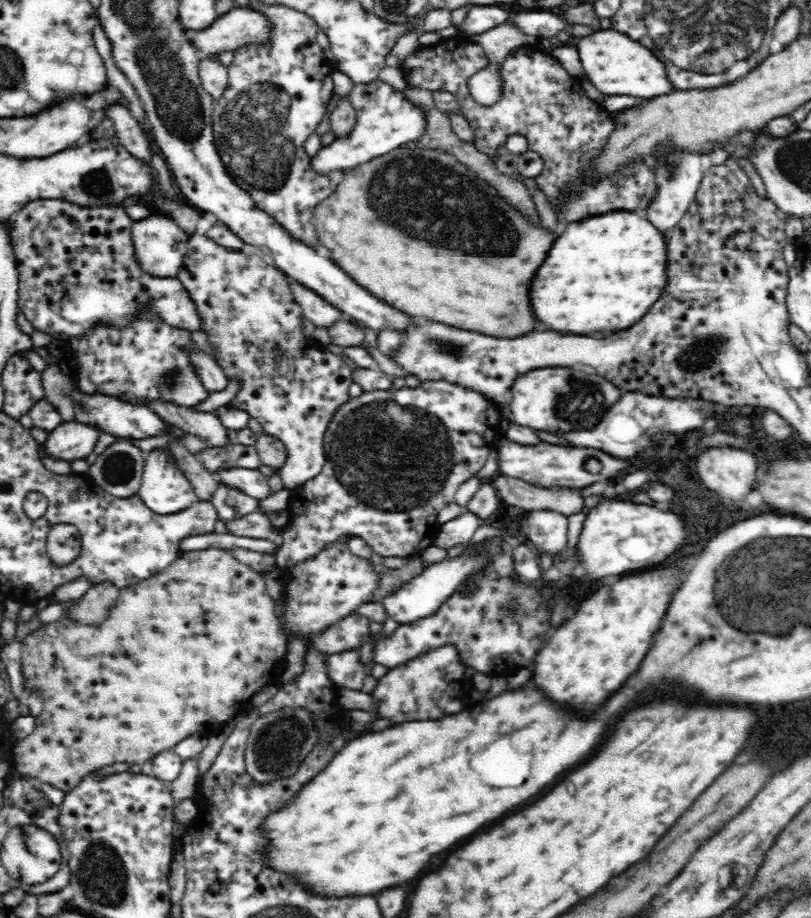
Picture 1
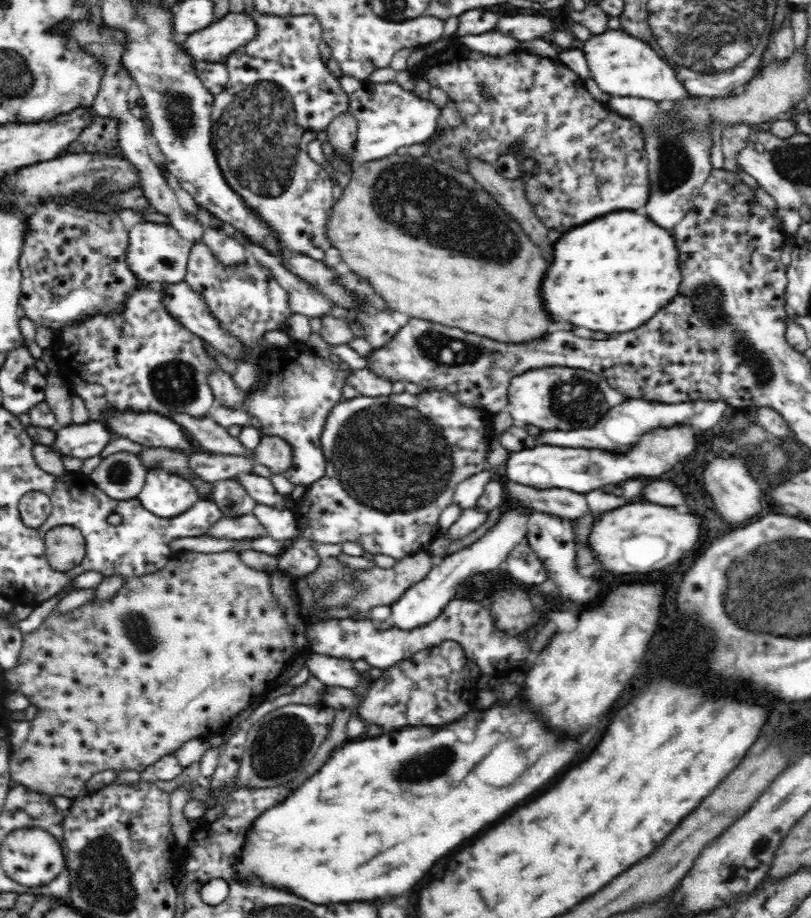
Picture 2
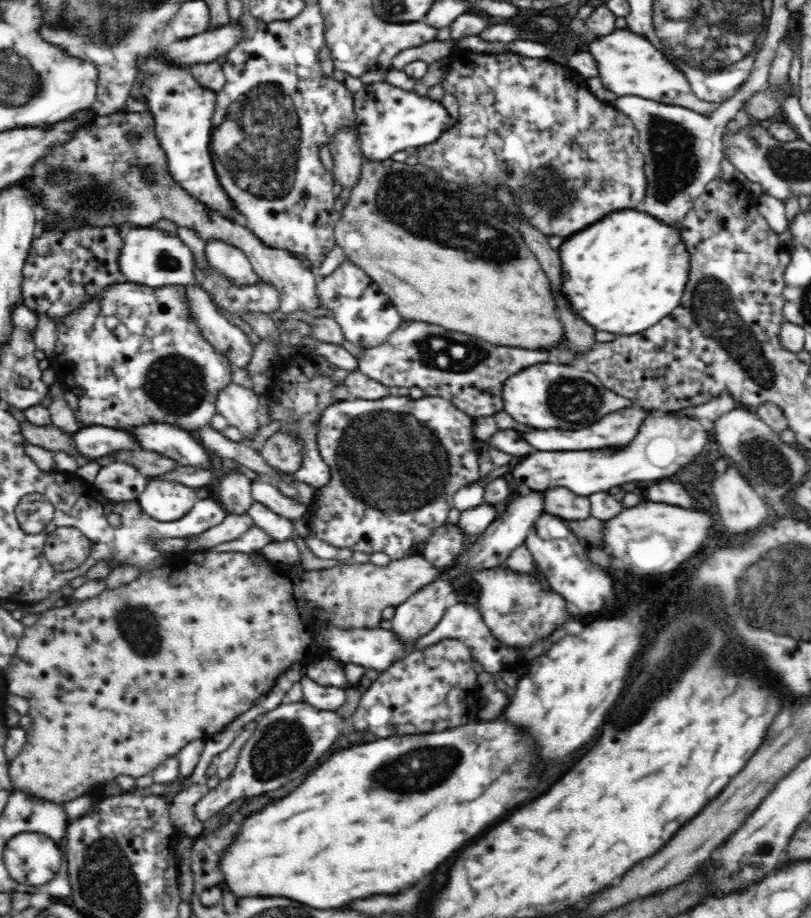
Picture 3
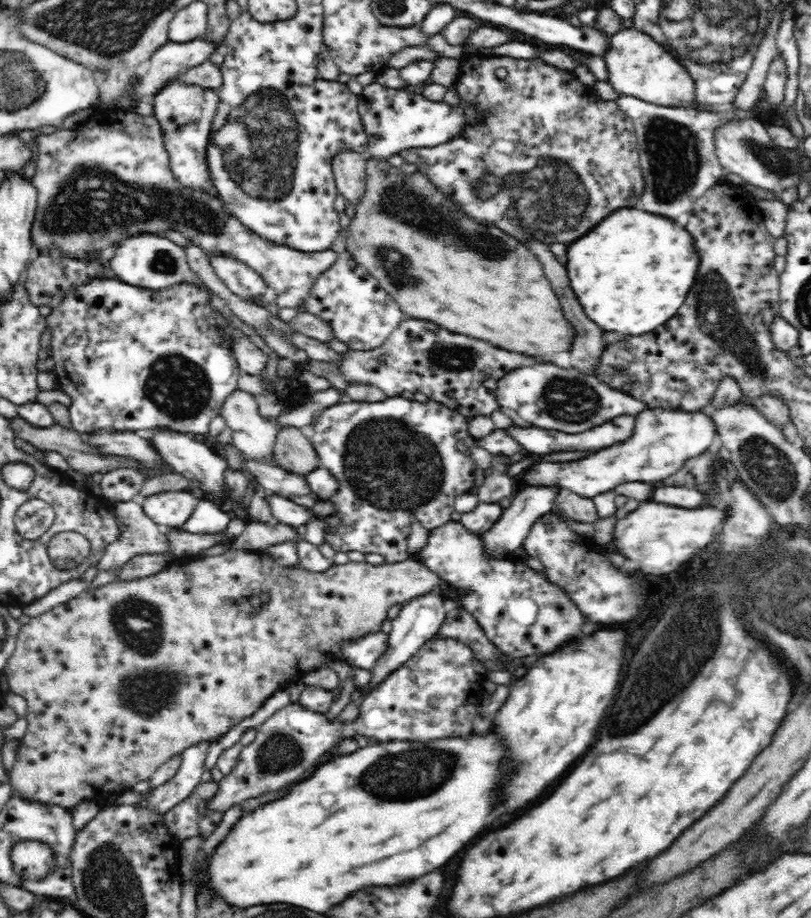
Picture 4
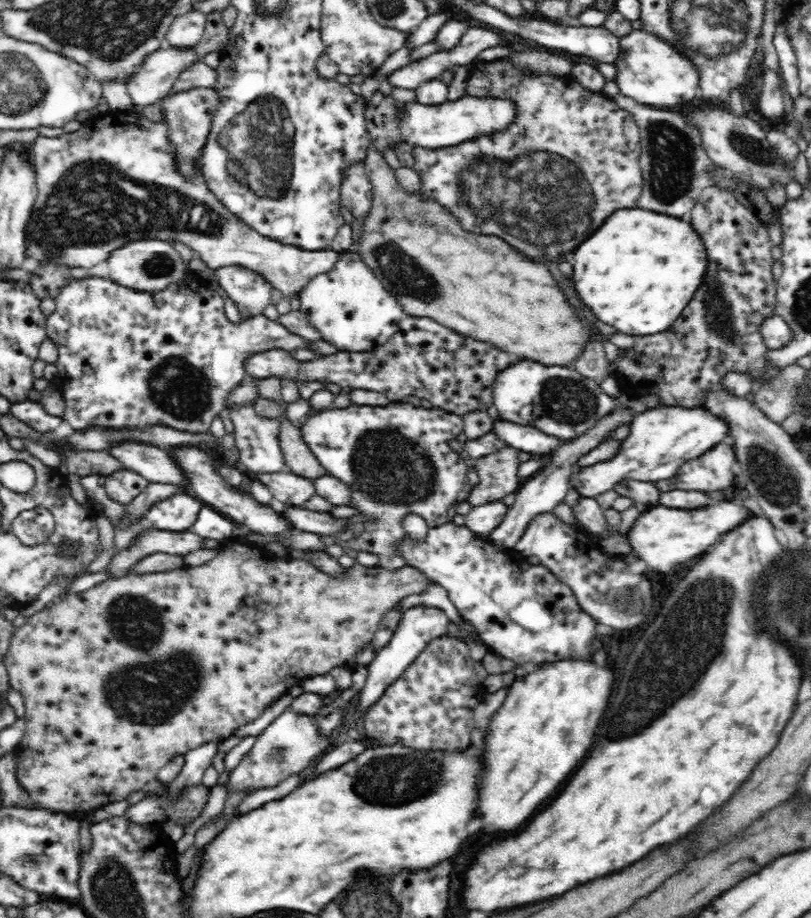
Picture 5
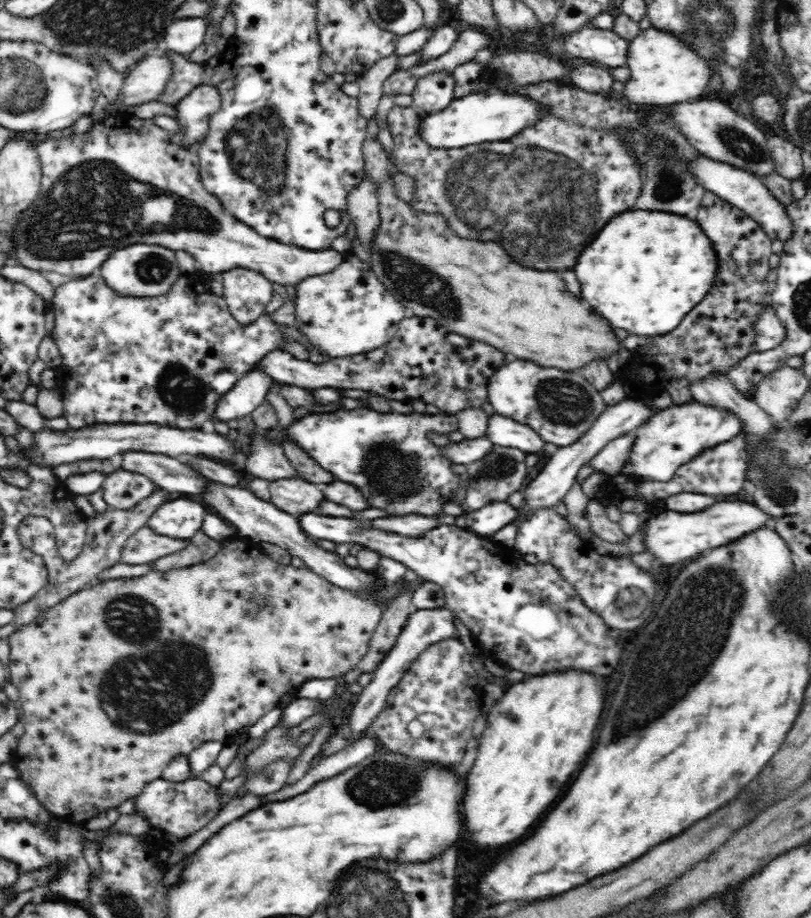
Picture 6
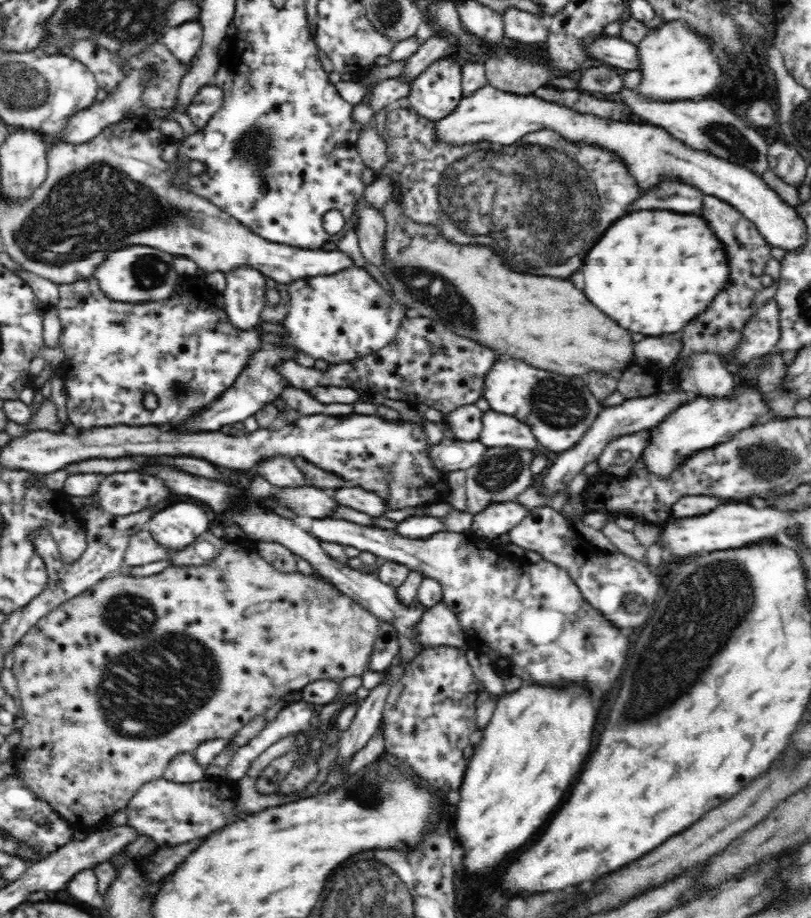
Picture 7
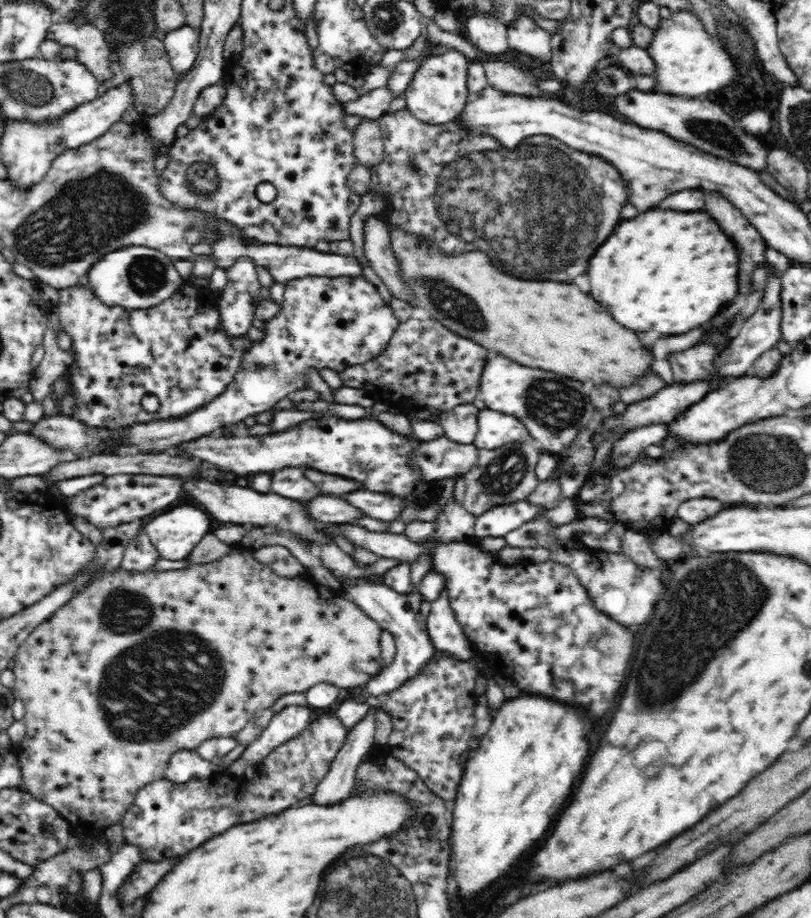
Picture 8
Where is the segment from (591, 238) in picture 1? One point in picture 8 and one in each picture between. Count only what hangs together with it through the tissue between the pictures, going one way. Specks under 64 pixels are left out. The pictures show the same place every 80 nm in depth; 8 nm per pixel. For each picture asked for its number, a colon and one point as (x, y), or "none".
2: (613, 274)
3: (623, 274)
4: (631, 274)
5: (636, 273)
6: (645, 270)
7: (651, 271)
8: (670, 271)

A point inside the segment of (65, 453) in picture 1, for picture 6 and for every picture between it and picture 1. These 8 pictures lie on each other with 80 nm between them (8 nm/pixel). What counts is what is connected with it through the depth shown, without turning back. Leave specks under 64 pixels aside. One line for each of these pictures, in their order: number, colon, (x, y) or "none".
2: (85, 440)
3: (94, 441)
4: (127, 444)
5: (156, 465)
6: (169, 473)

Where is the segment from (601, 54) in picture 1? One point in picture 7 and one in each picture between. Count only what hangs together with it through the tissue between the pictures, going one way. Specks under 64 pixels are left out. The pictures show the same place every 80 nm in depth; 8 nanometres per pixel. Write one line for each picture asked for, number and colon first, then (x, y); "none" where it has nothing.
2: (623, 65)
3: (629, 63)
4: (638, 66)
5: (651, 70)
6: (665, 70)
7: (677, 63)

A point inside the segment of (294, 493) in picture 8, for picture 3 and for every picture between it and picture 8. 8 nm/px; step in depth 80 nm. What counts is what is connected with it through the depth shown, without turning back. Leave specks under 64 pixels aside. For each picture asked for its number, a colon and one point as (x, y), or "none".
3: (238, 404)
4: (254, 436)
5: (257, 439)
6: (266, 460)
7: (281, 472)

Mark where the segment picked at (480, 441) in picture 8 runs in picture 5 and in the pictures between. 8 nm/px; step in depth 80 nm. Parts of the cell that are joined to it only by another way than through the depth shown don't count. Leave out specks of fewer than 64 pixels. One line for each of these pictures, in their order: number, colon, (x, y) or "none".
5: (524, 438)
6: (502, 431)
7: (498, 430)

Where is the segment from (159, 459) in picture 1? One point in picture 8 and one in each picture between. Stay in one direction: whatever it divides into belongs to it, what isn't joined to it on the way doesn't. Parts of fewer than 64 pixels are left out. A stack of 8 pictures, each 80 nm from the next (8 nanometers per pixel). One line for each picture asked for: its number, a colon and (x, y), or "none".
2: (166, 495)
3: (166, 501)
4: (168, 508)
5: (178, 512)
6: (180, 518)
7: (178, 526)
8: (175, 535)

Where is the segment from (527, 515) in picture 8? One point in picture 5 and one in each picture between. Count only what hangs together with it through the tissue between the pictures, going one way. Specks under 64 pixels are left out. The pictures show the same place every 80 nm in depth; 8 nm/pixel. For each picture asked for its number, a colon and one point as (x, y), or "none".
5: (483, 519)
6: (485, 522)
7: (499, 518)

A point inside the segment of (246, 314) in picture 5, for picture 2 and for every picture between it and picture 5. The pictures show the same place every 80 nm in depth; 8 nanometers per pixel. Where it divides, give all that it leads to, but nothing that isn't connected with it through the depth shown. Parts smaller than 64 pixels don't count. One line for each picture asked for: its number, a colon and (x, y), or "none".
2: (226, 248)
3: (228, 260)
4: (244, 282)

